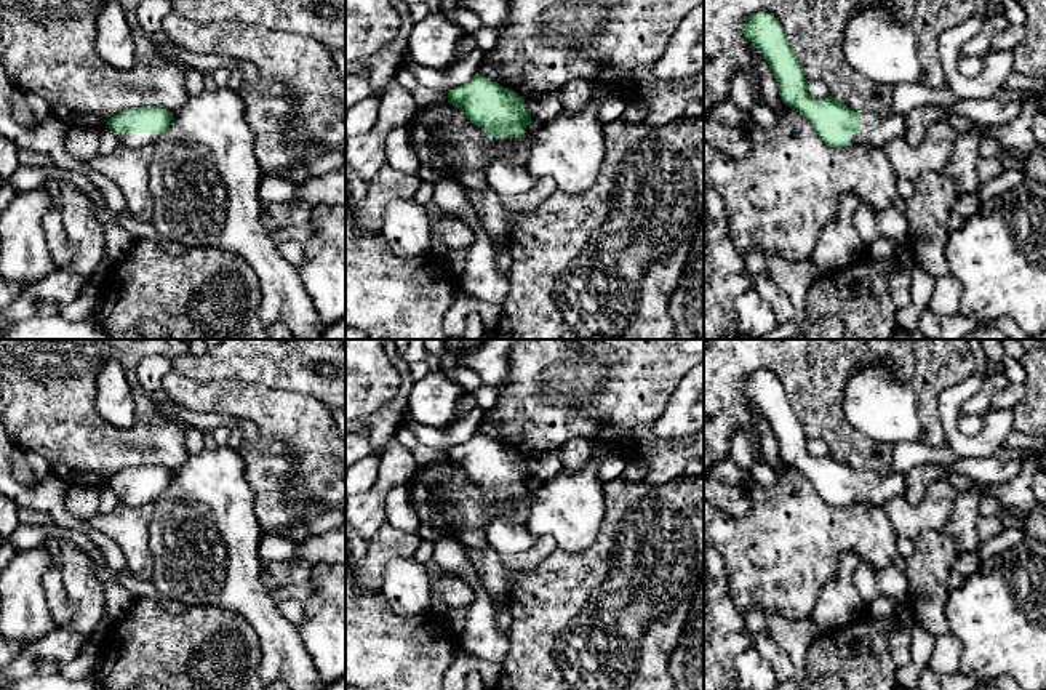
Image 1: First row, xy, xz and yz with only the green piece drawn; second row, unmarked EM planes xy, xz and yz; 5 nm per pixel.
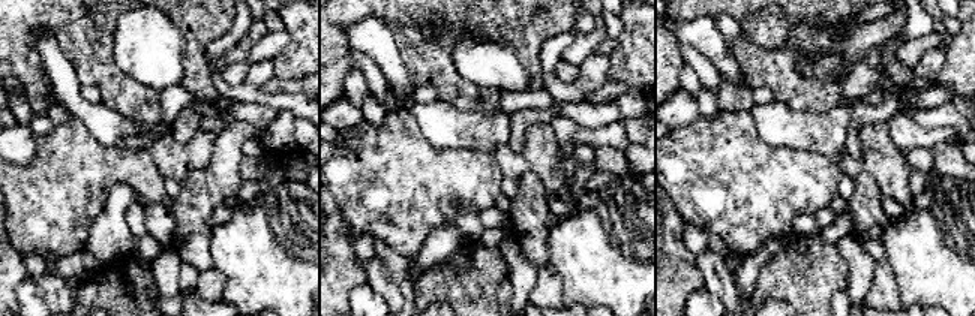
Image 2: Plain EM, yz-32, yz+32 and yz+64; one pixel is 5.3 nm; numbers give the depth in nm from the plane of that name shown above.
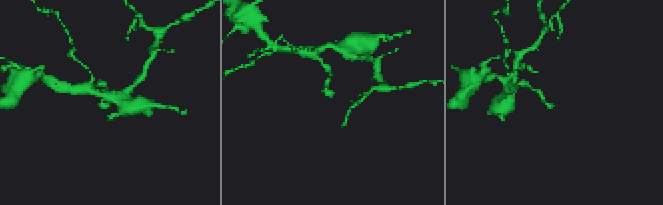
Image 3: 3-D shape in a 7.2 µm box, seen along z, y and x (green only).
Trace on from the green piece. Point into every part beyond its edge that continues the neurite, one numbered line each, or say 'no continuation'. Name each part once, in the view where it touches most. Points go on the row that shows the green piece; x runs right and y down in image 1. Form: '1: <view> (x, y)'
1: xy (128, 140)

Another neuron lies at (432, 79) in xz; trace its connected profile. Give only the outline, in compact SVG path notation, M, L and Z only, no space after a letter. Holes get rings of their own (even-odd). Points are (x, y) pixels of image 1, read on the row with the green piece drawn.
M405 51L400 58L400 67L408 67L419 85L430 88L438 93L448 94L451 90L446 85L446 72L440 72L435 69L424 67L417 64L408 51Z

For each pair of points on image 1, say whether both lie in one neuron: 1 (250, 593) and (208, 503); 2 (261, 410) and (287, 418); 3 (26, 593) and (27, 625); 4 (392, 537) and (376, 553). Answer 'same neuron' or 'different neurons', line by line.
1: same neuron
2: same neuron
3: same neuron
4: same neuron

